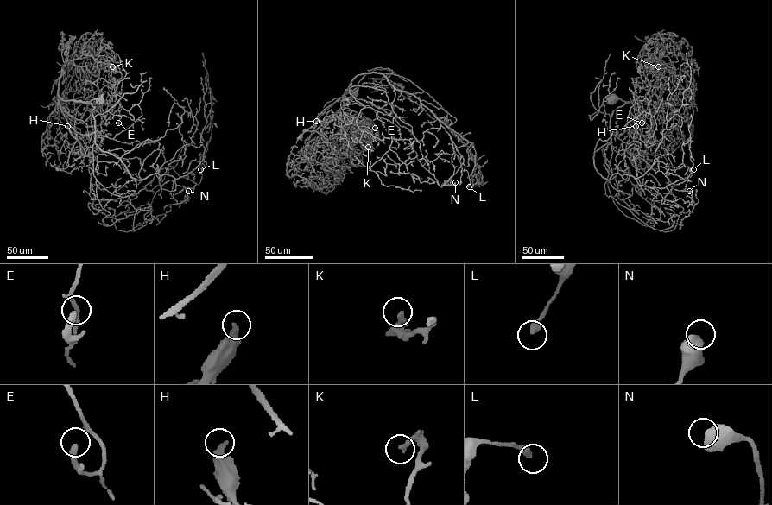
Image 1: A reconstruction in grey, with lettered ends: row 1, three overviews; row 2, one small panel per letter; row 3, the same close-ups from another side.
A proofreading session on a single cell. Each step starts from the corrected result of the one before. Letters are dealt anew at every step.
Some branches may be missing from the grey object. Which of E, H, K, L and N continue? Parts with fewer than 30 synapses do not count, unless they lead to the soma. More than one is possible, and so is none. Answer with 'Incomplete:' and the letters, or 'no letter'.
Incomplete: no letter

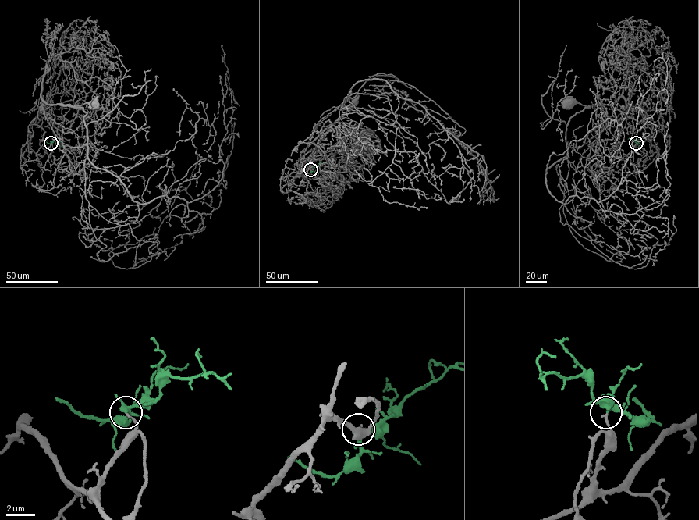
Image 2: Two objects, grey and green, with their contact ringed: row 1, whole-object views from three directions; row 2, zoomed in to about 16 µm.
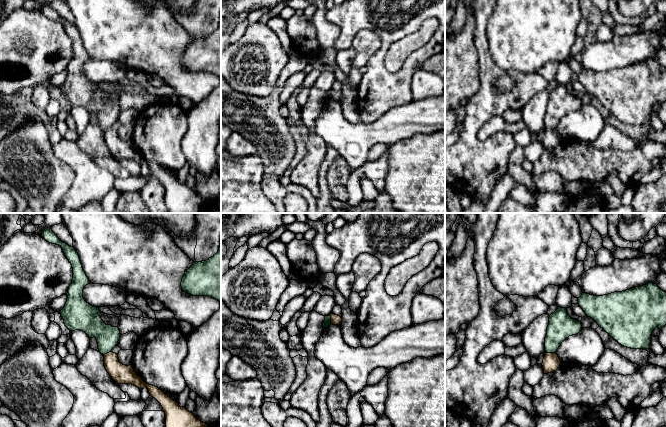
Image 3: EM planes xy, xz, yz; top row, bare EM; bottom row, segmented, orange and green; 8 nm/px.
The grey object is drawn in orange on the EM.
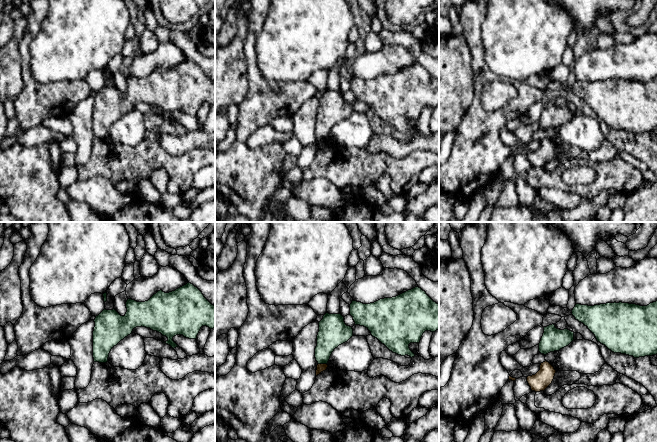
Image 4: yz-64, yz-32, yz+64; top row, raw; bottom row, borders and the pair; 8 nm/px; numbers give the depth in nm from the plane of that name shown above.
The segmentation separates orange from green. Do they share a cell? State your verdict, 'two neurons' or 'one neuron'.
two neurons

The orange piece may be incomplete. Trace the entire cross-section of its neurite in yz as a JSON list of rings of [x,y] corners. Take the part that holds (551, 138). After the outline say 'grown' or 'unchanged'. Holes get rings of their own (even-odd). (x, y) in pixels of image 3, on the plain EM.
[[[545,129],[545,133],[543,135],[543,145],[544,150],[552,149],[558,145],[561,137],[556,129]]]; unchanged

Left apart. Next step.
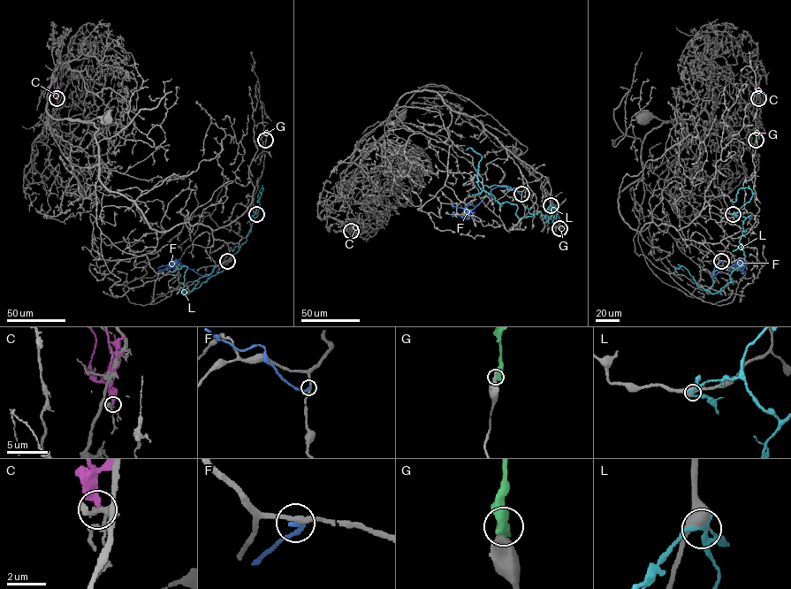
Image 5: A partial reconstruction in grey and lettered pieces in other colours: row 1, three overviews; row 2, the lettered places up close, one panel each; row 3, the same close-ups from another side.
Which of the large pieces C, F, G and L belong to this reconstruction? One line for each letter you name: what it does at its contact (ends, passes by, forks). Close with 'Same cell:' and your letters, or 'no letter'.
Same cell: no letter

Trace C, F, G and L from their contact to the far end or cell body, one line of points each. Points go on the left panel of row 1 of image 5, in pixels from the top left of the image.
C: (57, 98), (57, 86)
F: (227, 261), (216, 267), (208, 276), (201, 275), (172, 261), (159, 271), (160, 274)
G: (265, 140), (267, 128)
L: (256, 214), (246, 241), (221, 266), (222, 271), (198, 287), (183, 293), (186, 266), (171, 272)

